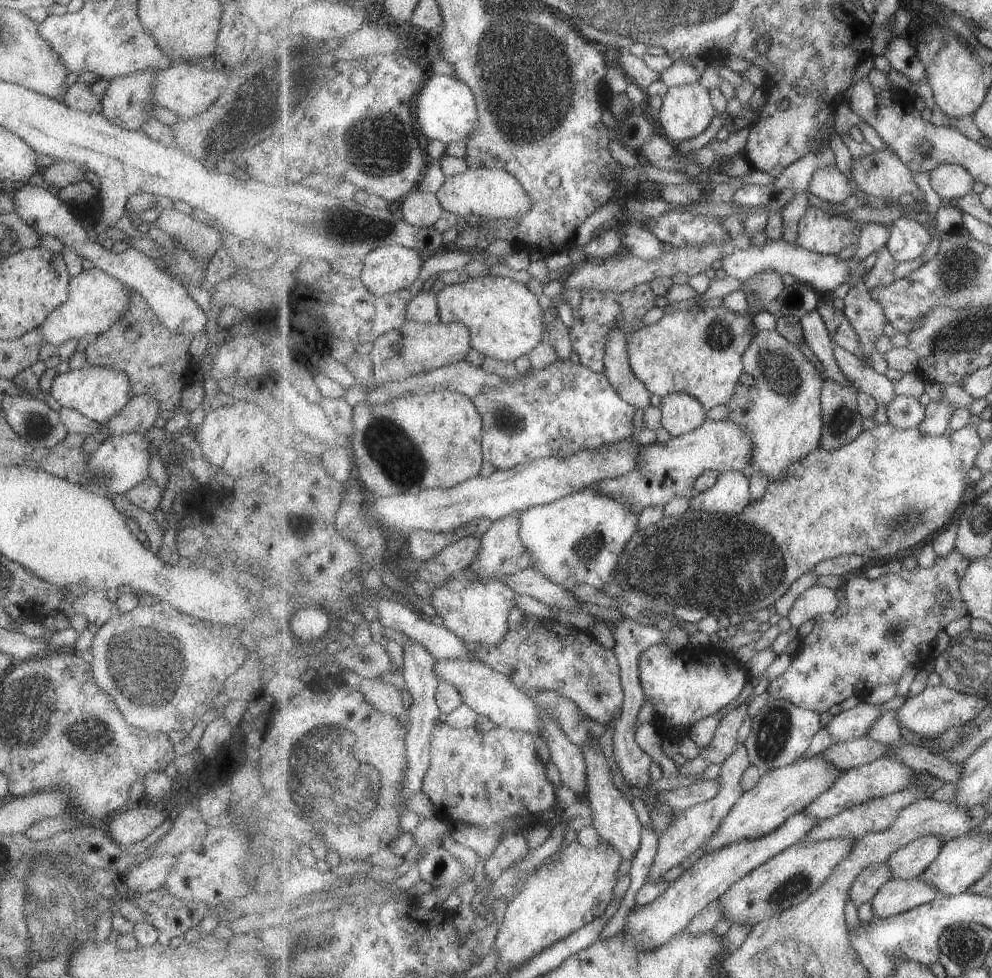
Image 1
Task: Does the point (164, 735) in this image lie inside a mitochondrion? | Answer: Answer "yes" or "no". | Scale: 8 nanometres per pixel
no

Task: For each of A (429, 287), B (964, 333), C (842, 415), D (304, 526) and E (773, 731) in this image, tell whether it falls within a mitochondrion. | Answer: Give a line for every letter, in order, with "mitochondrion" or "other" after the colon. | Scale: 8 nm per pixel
A: other
B: mitochondrion
C: mitochondrion
D: mitochondrion
E: mitochondrion

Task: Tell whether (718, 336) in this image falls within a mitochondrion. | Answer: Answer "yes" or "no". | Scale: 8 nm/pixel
yes

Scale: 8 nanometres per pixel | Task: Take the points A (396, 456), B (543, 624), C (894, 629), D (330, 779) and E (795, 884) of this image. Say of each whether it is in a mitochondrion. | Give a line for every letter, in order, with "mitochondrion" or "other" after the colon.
A: mitochondrion
B: other
C: mitochondrion
D: mitochondrion
E: mitochondrion

